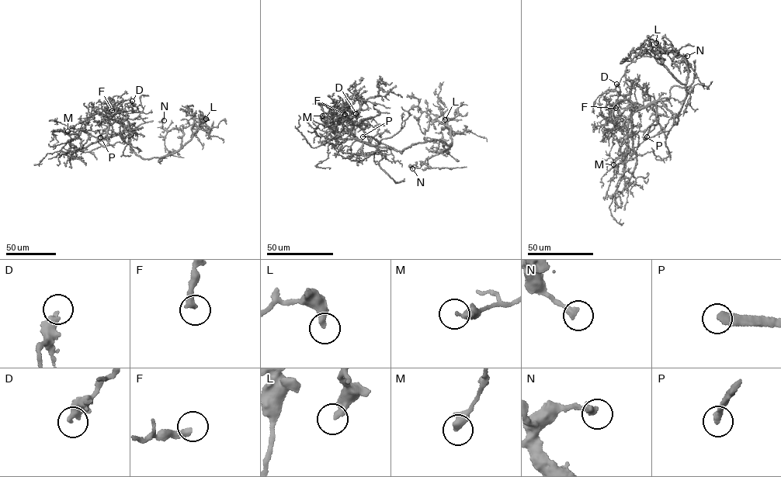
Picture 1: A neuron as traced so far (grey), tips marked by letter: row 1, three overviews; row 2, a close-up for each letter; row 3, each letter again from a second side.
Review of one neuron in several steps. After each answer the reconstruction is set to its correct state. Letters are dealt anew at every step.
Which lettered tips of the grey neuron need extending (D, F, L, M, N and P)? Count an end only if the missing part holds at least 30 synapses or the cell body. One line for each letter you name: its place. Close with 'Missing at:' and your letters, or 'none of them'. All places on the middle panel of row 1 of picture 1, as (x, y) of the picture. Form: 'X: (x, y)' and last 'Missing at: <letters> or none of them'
P: (362, 136)
Missing at: P

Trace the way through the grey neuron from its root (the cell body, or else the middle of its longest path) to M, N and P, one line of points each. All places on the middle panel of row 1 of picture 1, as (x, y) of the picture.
M: (392, 147), (337, 137), (333, 131), (336, 127), (322, 115)
N: (392, 147), (401, 152), (412, 144), (434, 139), (451, 144), (419, 167), (410, 165), (412, 168)
P: (392, 147), (374, 146), (380, 143), (372, 136), (362, 136)

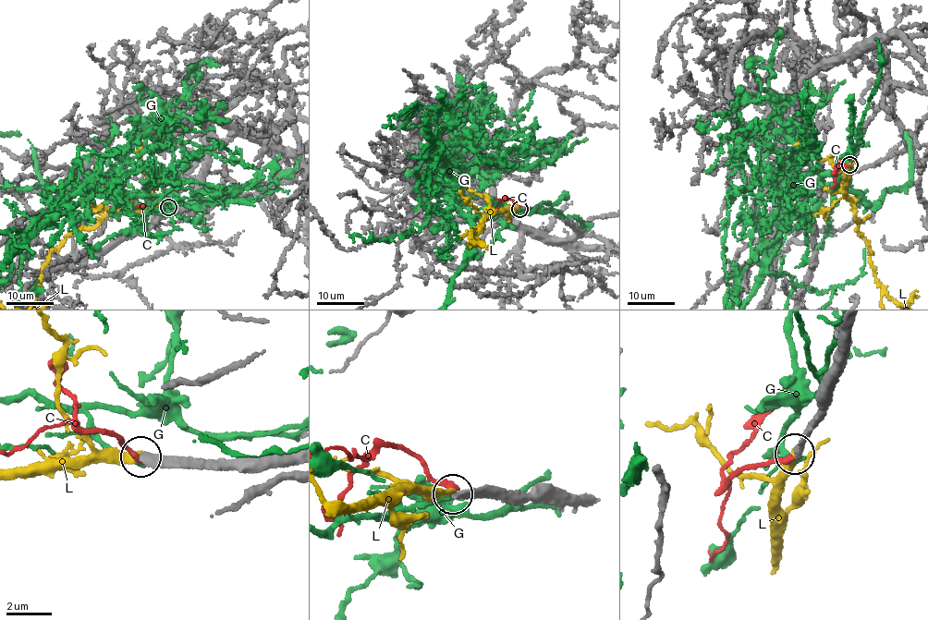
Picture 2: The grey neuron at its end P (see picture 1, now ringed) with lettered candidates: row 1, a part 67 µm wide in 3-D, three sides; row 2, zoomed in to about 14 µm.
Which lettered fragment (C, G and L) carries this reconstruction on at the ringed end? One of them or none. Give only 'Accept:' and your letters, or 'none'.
Accept: L

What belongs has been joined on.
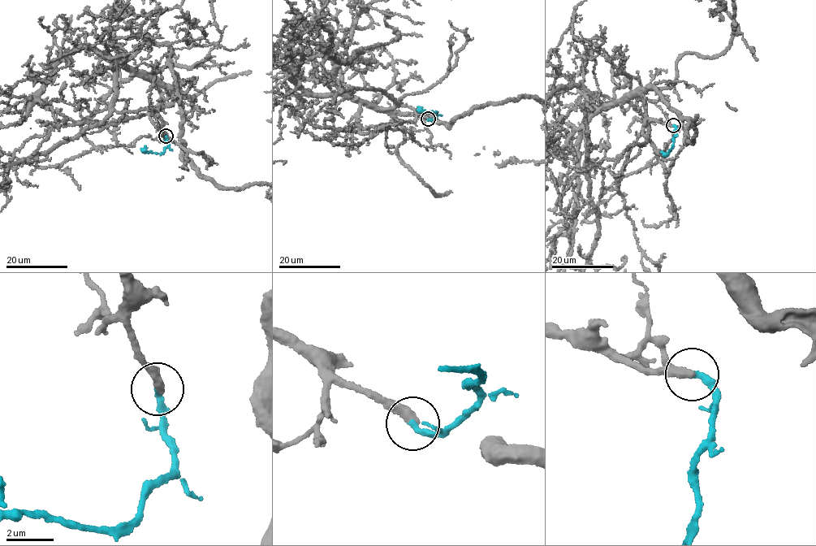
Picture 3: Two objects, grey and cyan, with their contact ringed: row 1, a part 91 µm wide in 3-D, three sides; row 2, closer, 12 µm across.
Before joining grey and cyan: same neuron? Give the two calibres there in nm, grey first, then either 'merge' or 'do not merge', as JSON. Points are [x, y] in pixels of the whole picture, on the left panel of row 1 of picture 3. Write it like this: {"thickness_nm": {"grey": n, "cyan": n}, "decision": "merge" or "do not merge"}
{"thickness_nm": {"grey": 400, "cyan": 280}, "decision": "merge"}

